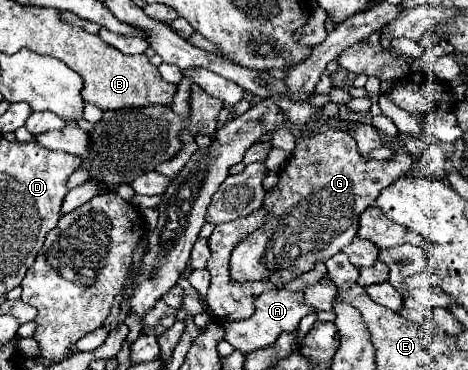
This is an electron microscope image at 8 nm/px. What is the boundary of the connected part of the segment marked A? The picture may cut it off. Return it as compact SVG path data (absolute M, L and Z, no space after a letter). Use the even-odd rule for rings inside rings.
M287 288L267 290L255 300L255 314L251 318L235 320L235 322L223 322L225 340L229 344L233 344L237 350L241 350L243 354L247 354L247 352L253 352L253 350L259 350L263 346L273 344L279 338L279 334L283 334L283 332L297 330L299 320L303 316L311 314L311 312L315 312L315 310L305 304L305 294L303 292L291 292Z

